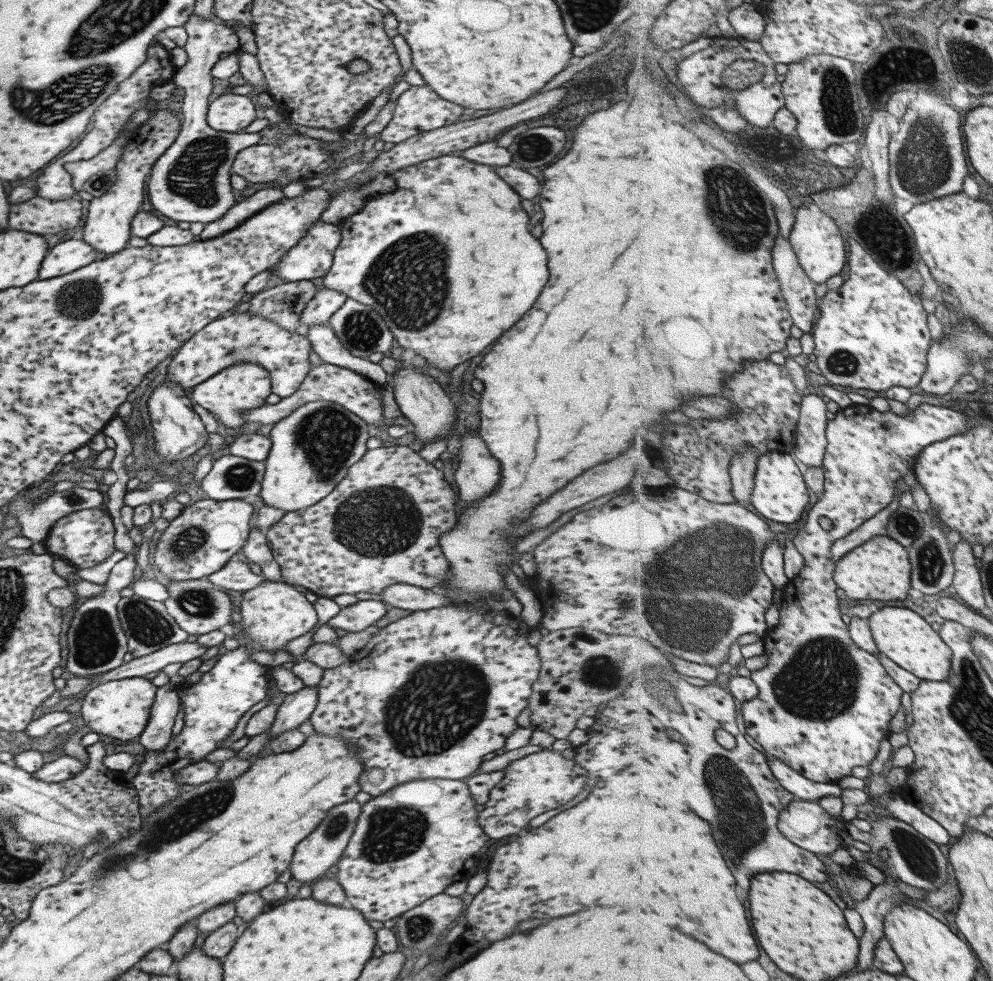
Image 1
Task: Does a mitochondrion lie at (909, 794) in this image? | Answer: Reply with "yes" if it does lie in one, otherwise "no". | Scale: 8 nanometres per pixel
no

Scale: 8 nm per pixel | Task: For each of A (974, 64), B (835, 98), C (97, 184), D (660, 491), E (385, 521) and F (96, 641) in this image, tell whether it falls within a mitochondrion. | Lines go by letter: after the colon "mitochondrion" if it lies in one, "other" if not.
A: mitochondrion
B: mitochondrion
C: mitochondrion
D: other
E: mitochondrion
F: mitochondrion

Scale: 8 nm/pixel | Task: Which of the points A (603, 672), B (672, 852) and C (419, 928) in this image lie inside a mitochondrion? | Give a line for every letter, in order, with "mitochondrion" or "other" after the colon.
A: mitochondrion
B: other
C: mitochondrion

